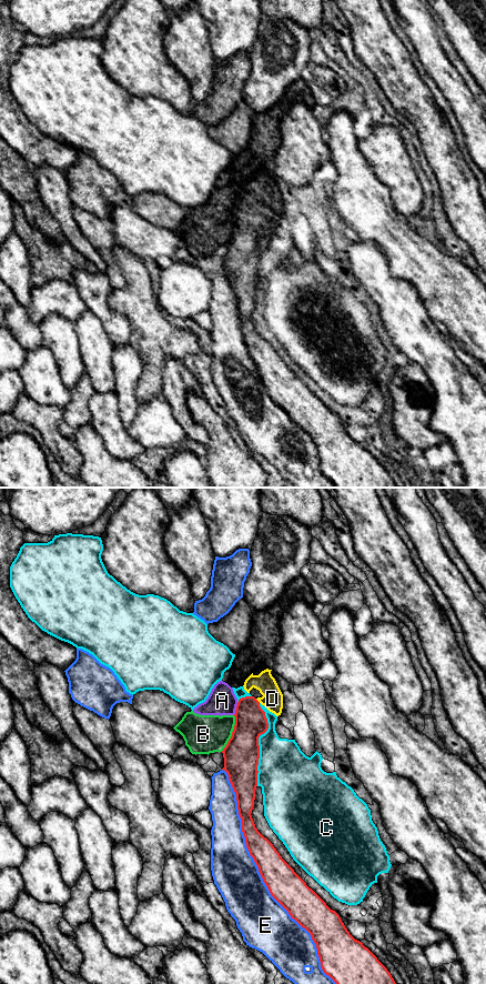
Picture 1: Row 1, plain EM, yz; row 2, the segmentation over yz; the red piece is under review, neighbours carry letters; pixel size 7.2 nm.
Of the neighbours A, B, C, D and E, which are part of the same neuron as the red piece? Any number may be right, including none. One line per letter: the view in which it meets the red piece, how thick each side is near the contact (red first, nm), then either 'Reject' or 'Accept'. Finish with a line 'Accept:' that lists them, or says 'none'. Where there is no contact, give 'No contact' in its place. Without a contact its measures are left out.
A: Touches red in yz. Thickness 220 nm (red) against 200 nm. Reject
B: Touches red in yz. Thickness 260 nm (red) against 280 nm. Reject
C: Touches red in yz. Thickness 260 nm (red) against 360 nm. Reject
D: Touches red in yz. Thickness 220 nm (red) against 150 nm. Accept
E: Touches red in yz. Thickness 240 nm (red) against 320 nm. Reject
Accept: D

